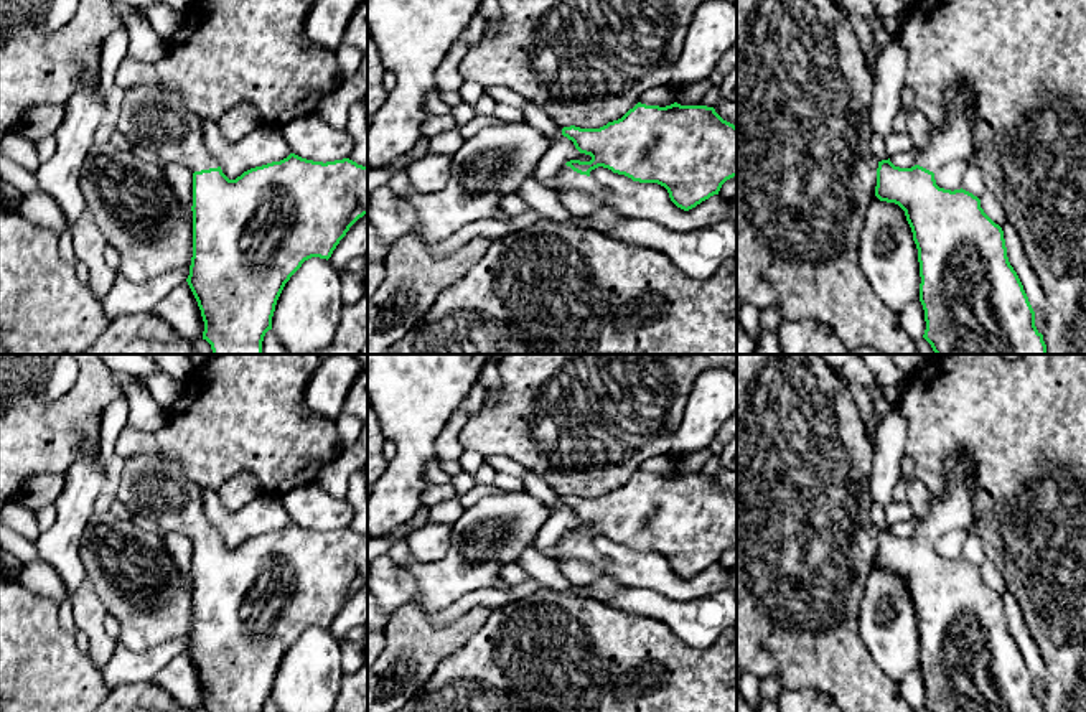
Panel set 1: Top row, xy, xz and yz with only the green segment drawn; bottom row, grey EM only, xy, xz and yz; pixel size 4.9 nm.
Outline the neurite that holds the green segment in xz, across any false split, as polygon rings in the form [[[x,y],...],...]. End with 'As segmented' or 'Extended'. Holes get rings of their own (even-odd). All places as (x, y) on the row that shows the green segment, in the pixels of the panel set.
[[[638,102],[621,119],[608,122],[600,129],[580,129],[570,125],[562,129],[562,135],[572,140],[580,153],[590,155],[592,160],[567,162],[549,181],[549,188],[555,193],[564,190],[580,190],[595,198],[608,196],[610,191],[590,178],[592,170],[603,166],[613,173],[625,175],[633,181],[658,183],[664,186],[671,201],[677,208],[689,211],[710,196],[719,194],[722,185],[737,176],[737,127],[723,120],[714,107],[707,105],[681,105],[674,102],[659,107]]]. Extended

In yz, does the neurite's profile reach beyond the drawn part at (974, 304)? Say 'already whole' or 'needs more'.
needs more

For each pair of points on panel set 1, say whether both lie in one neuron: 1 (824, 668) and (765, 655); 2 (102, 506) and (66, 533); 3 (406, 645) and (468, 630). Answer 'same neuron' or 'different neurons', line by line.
1: same neuron
2: different neurons
3: same neuron

